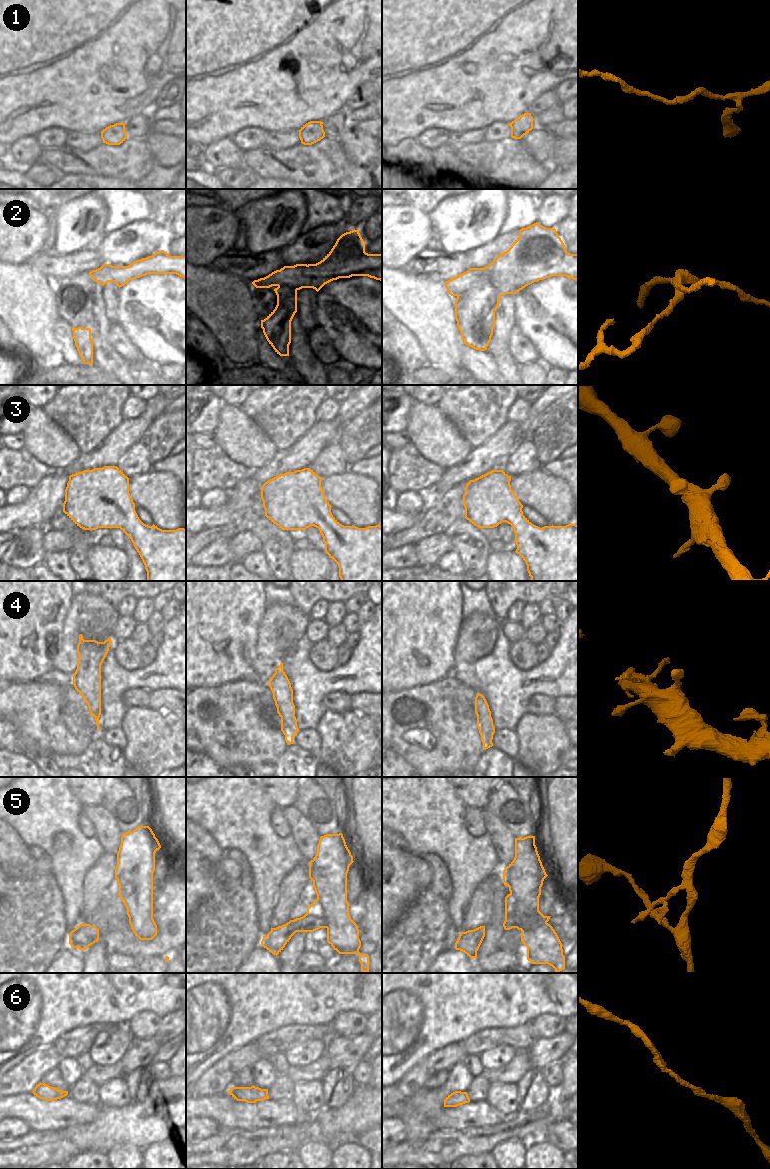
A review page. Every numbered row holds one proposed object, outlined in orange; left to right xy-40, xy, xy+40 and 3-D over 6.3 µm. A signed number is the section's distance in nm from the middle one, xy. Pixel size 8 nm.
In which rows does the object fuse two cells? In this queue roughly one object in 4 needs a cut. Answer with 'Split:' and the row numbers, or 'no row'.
Split: 2, 5

